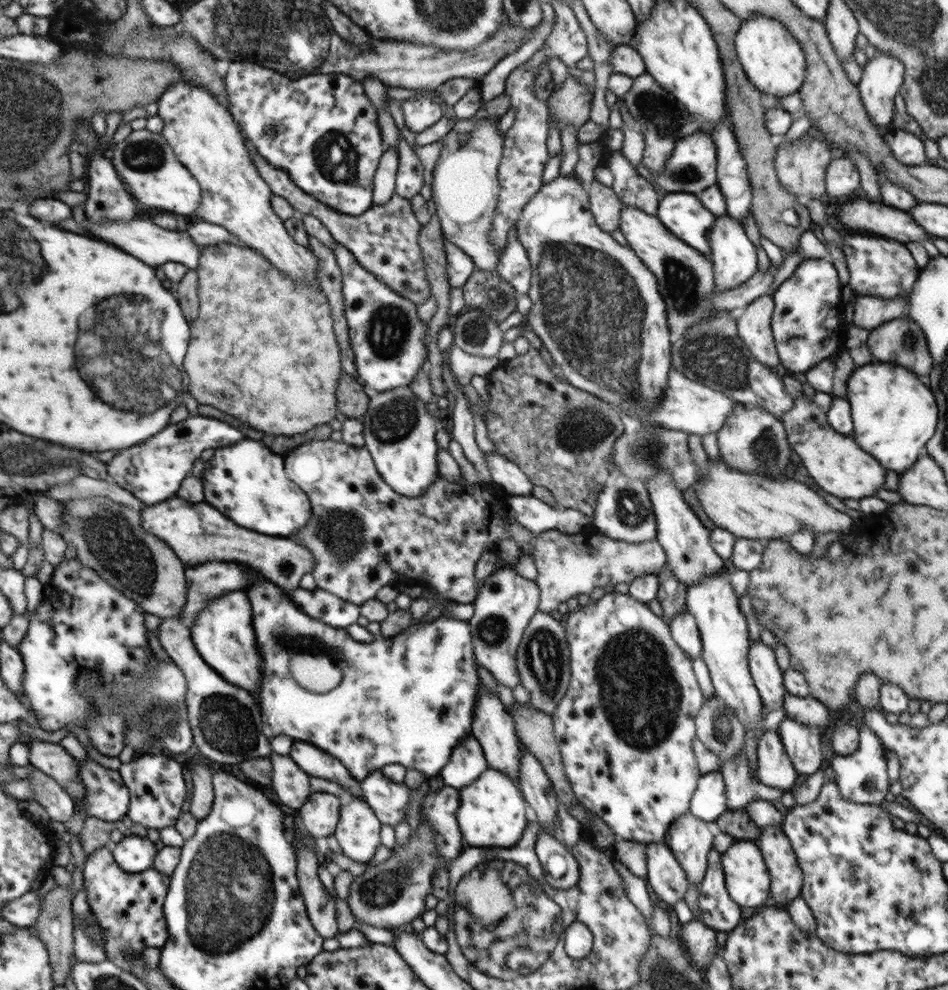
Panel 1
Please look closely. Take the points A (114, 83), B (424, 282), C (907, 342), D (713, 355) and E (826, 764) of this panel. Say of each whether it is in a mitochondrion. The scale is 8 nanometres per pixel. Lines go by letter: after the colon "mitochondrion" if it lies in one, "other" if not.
A: other
B: other
C: mitochondrion
D: mitochondrion
E: other

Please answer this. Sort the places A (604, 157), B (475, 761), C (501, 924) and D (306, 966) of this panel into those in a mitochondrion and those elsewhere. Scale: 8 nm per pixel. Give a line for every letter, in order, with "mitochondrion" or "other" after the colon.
A: other
B: other
C: mitochondrion
D: other

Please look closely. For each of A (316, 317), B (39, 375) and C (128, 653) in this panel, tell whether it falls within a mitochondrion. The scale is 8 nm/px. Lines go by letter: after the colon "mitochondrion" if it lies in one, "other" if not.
A: other
B: other
C: other

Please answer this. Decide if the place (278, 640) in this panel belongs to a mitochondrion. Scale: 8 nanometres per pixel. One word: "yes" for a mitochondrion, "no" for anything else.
yes

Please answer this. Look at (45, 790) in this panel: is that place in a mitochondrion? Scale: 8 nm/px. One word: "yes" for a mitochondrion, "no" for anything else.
yes

